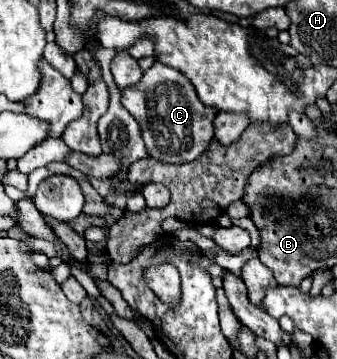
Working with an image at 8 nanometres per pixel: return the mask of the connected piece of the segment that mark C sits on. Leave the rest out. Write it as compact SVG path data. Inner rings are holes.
M157 61L151 69L145 71L143 79L137 85L121 91L121 97L125 109L141 125L143 141L151 157L165 163L189 163L205 153L205 149L209 147L209 141L213 139L213 119L217 115L217 109L205 107L199 101L193 83L187 81L187 77L181 75L177 69Z

